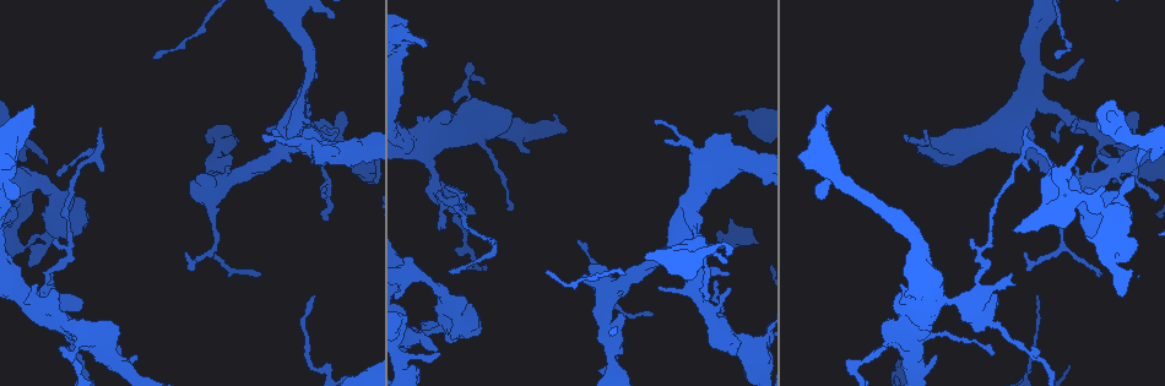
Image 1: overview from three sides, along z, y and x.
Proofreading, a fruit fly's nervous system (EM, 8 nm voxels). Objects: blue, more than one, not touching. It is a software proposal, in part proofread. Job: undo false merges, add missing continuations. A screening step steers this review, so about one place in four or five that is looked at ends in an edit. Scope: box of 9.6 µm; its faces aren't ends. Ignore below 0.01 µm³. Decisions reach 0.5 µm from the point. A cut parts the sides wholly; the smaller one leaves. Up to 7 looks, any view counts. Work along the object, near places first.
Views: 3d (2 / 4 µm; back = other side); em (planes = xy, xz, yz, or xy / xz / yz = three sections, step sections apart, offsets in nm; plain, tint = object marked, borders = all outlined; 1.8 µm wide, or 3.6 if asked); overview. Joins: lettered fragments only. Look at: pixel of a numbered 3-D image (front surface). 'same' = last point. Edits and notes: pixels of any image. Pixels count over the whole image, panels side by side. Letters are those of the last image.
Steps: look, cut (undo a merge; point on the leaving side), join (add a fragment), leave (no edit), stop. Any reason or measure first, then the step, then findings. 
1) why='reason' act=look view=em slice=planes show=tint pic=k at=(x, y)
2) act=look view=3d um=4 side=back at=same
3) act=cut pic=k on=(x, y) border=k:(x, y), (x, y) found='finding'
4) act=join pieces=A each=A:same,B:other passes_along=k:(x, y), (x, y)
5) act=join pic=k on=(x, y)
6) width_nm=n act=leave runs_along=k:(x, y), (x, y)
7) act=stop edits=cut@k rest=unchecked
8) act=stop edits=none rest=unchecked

why='tapers out' act=look view=em um=3.6 slice=planes show=tint pic=1 at=(1030, 169)

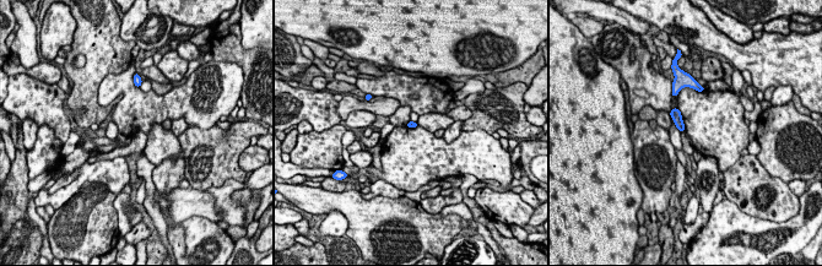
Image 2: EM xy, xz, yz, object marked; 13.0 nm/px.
why='what lies round it' act=look view=em um=3.6 slice=planes show=borders at=same

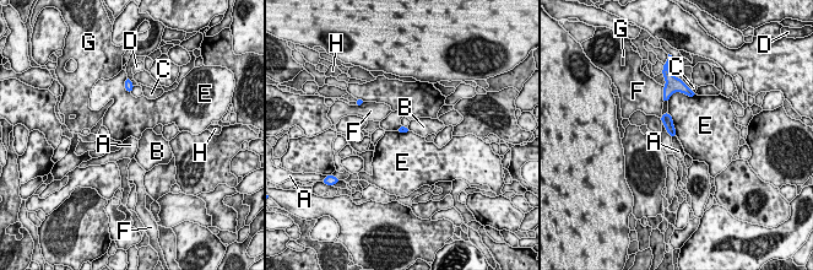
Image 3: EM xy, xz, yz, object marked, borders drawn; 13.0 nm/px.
longest_contact=E:340nm act=leave each=A:other,B:other,C:other,D:other,E:other,F:other,G:other,H:other border=3:(668, 112), (676, 135) found='none of them fits'

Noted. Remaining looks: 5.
why='free end' act=look view=3d um=2 pic=1 at=(829, 108)

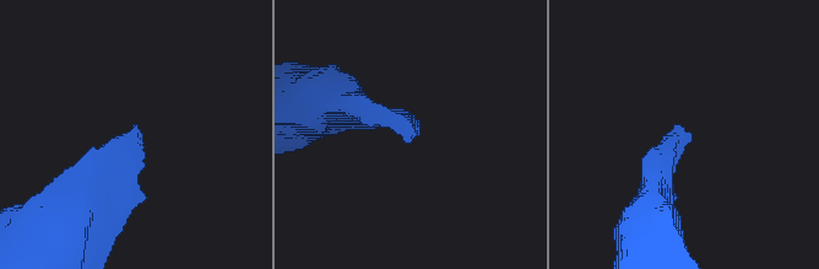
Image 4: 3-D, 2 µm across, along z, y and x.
why='now the EM' act=look view=em um=3.6 slice=xz step=4 show=tint pic=4 at=(130, 136)

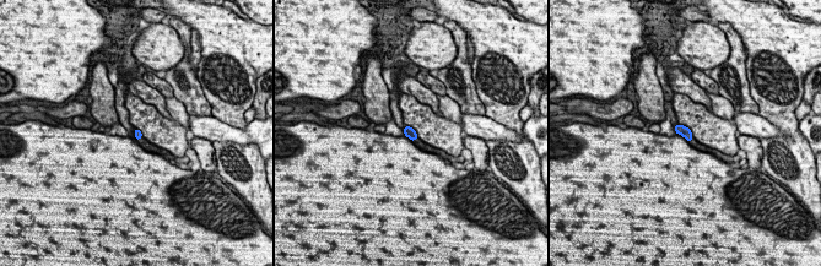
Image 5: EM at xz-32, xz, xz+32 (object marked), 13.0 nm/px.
why='another direction' act=look view=em um=3.6 slice=planes show=borders at=same

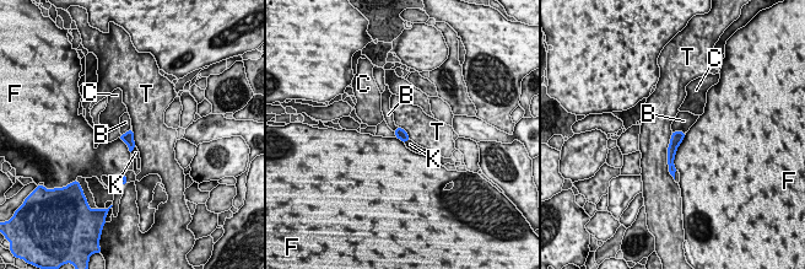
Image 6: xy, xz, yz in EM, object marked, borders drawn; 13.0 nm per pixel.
act=join pieces=K each=B:other,C:other,F:other,K:same,T:other passes_along=6:(128, 138), (133, 149), (135, 152) found='the cell continues'

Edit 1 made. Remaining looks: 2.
act=stop edits=join@6 rest=unchecked

